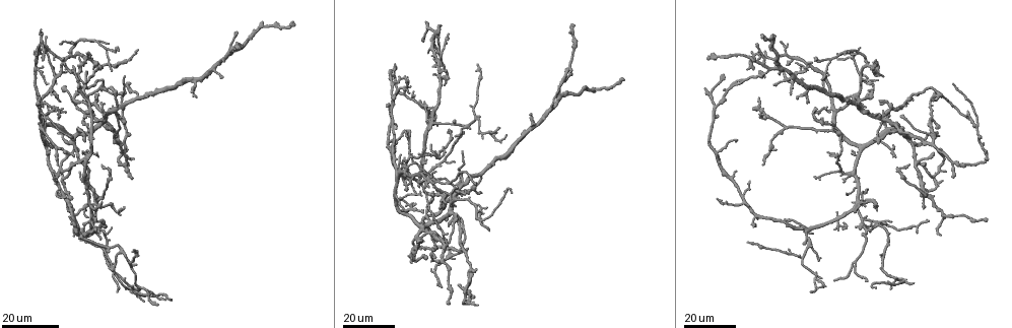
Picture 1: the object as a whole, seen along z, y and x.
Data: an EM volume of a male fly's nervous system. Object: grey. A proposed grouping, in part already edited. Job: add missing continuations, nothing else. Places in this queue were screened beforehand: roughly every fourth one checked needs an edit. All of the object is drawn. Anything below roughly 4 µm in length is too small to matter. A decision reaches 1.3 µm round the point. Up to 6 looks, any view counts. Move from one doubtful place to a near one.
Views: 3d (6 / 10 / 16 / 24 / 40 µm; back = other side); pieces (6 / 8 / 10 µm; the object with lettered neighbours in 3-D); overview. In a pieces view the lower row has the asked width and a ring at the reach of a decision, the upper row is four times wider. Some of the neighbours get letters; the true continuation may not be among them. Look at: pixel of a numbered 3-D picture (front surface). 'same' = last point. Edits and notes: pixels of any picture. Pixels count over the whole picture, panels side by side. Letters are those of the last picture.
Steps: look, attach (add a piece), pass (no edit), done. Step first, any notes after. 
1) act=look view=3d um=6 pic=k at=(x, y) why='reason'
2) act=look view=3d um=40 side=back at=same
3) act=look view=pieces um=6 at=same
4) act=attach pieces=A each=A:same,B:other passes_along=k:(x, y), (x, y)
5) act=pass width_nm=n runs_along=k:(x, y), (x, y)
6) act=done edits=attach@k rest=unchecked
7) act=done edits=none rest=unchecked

act=look view=3d um=16 pic=1 at=(908, 103) why='an open end'

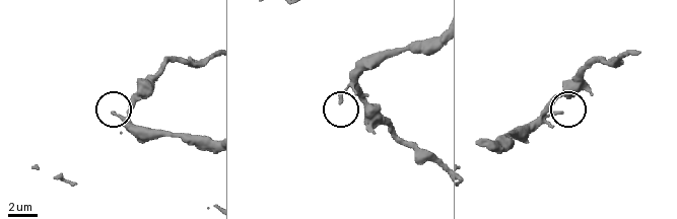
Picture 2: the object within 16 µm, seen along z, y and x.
act=look view=pieces um=6 pic=2 at=(560, 113)

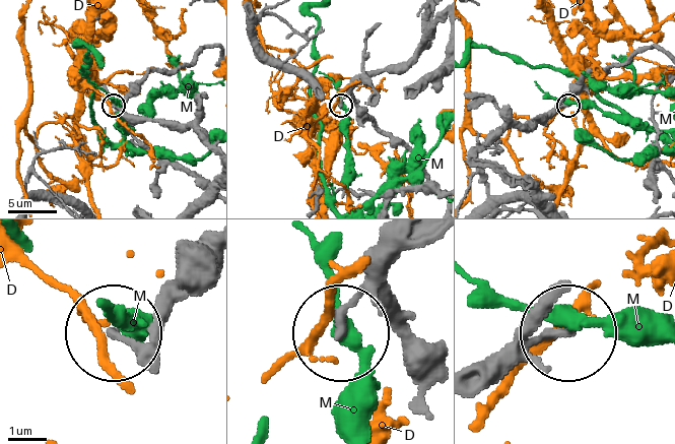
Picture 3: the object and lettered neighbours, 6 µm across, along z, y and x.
act=pass each=D:other,M:other runs_along=3:(499, 172), (478, 153), (508, 128), (544, 120), (566, 105) found='none of them fits'

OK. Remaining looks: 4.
act=look view=3d um=16 pic=1 at=(928, 220) why='end of a long branch'

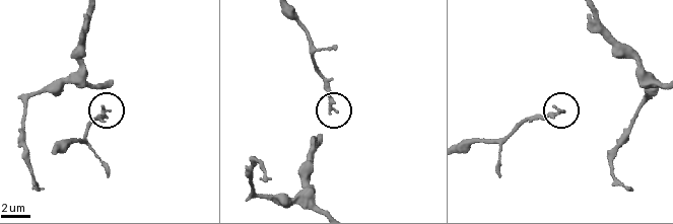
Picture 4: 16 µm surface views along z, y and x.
act=look view=pieces um=10 pic=4 at=(331, 111)

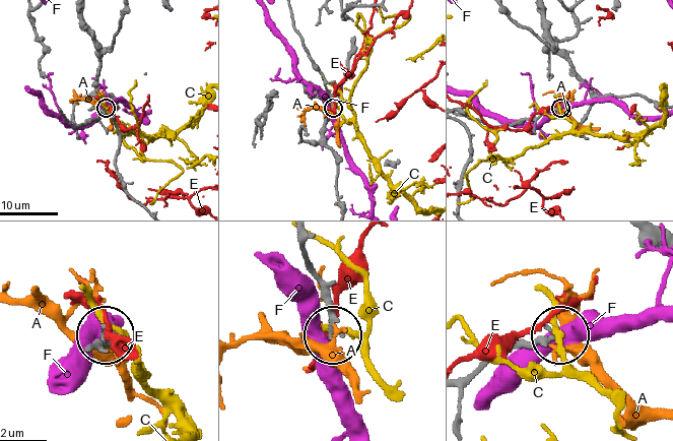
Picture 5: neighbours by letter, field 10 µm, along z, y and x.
act=pass each=A:other,C:other,E:other,F:other runs_along=5:(298, 241), (318, 281), (332, 332) found='no lettered piece goes on from it'

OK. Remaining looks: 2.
act=look view=3d um=16 pic=1 at=(954, 175) why='branch stops here'

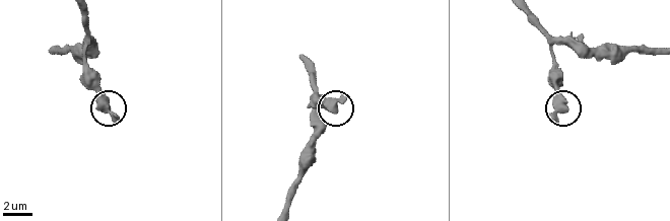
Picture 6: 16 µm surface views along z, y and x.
act=look view=pieces um=8 pic=6 at=(343, 100)

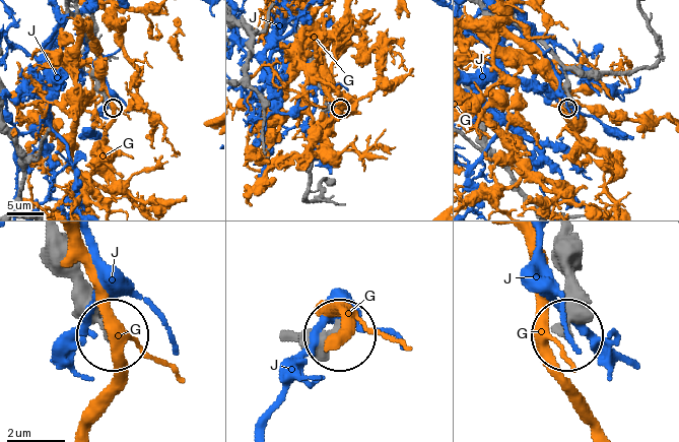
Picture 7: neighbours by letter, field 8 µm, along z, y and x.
act=pass width_nm=310 each=G:other,J:other found='none of them fits'

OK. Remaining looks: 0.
act=done edits=none rest=unchecked

